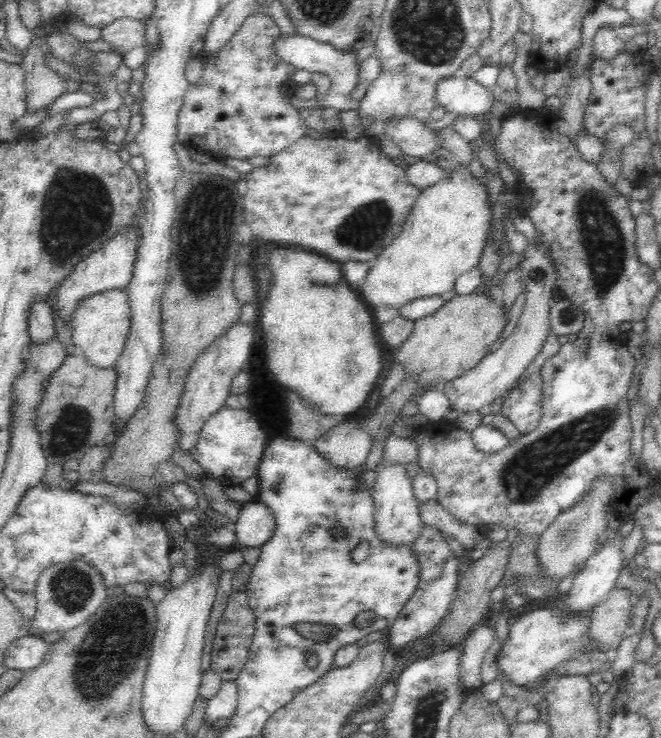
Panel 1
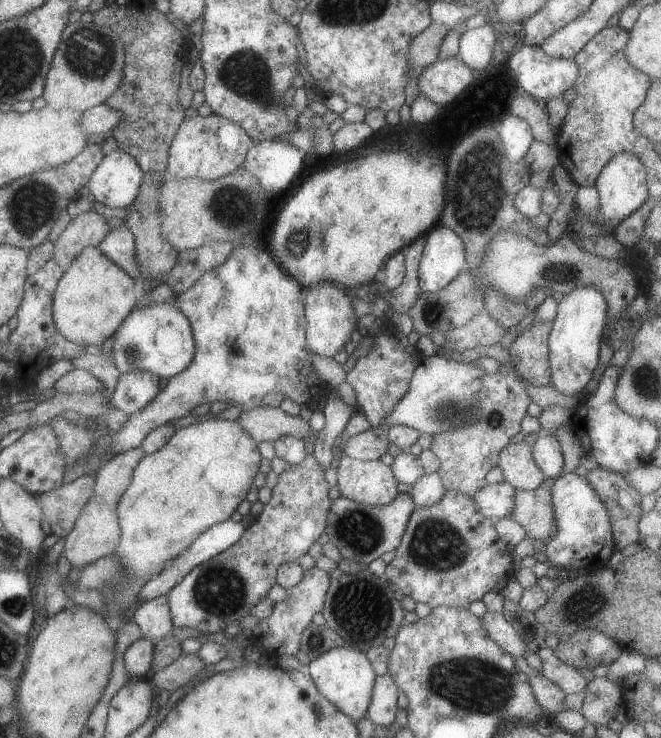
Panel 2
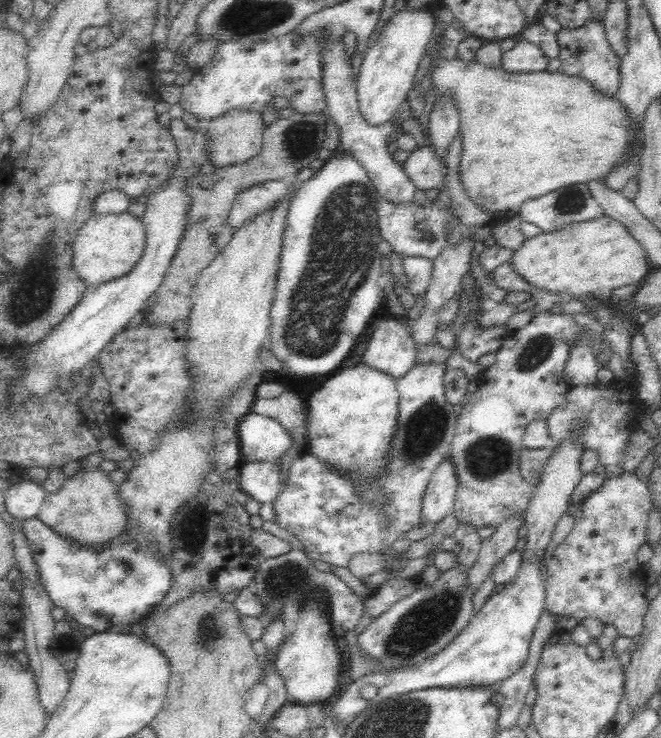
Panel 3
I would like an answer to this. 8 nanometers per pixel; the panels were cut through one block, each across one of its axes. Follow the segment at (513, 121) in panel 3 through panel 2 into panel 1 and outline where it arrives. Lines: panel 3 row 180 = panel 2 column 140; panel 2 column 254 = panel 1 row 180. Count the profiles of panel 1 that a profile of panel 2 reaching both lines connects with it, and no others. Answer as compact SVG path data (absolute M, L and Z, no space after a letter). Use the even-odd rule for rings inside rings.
M458 167L440 182L421 189L401 234L370 261L360 294L372 306L400 308L407 302L452 290L461 274L477 266L490 220L486 187L472 178L468 168Z

